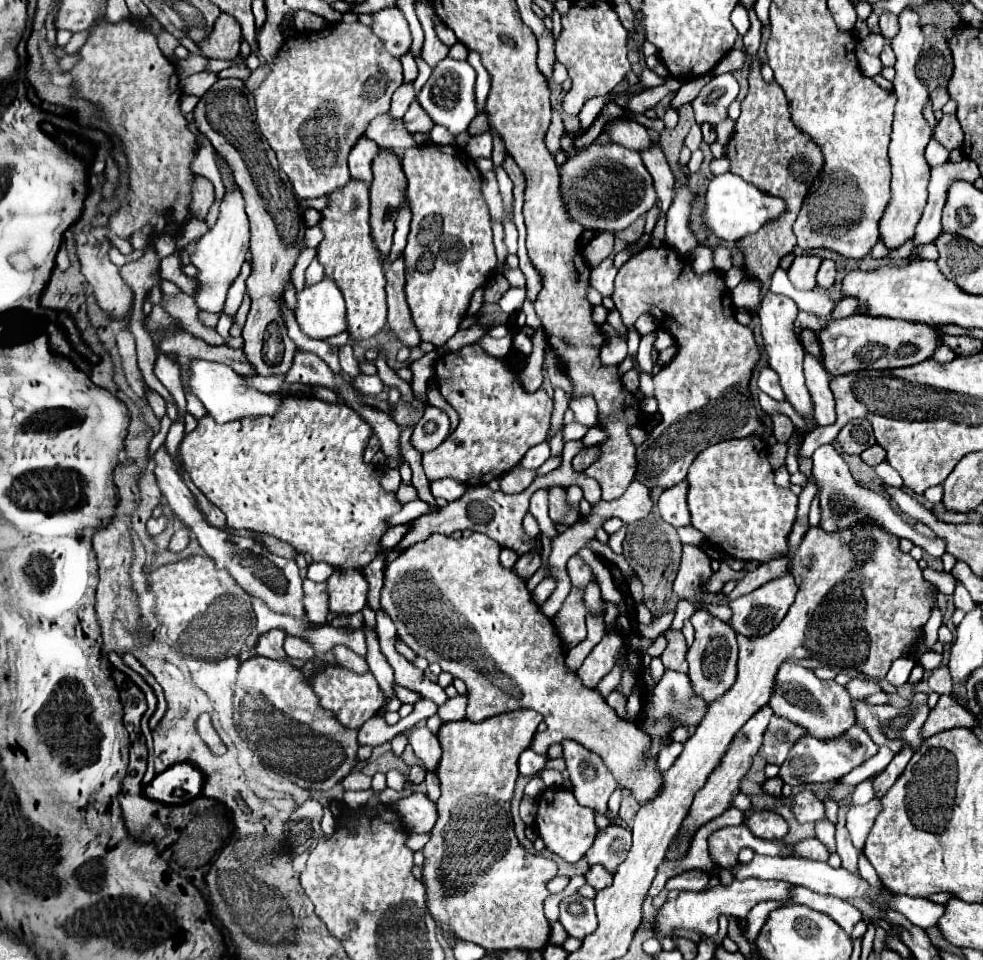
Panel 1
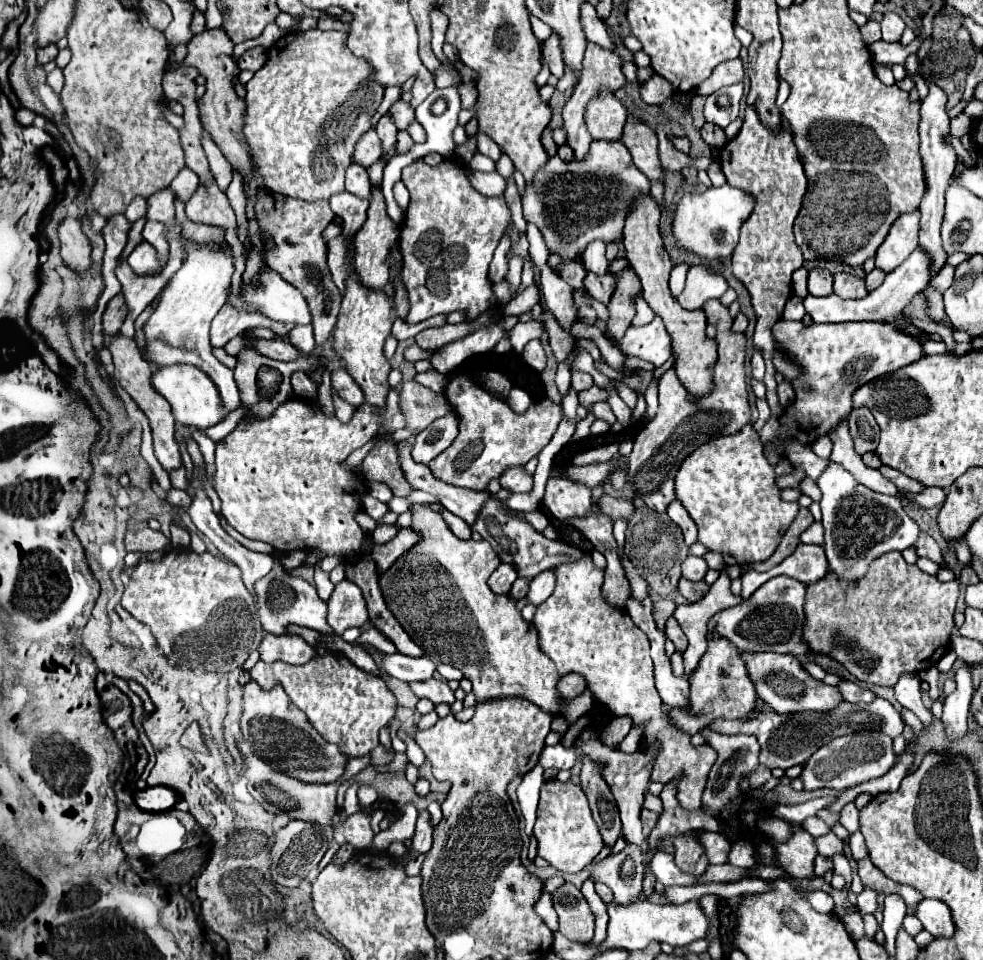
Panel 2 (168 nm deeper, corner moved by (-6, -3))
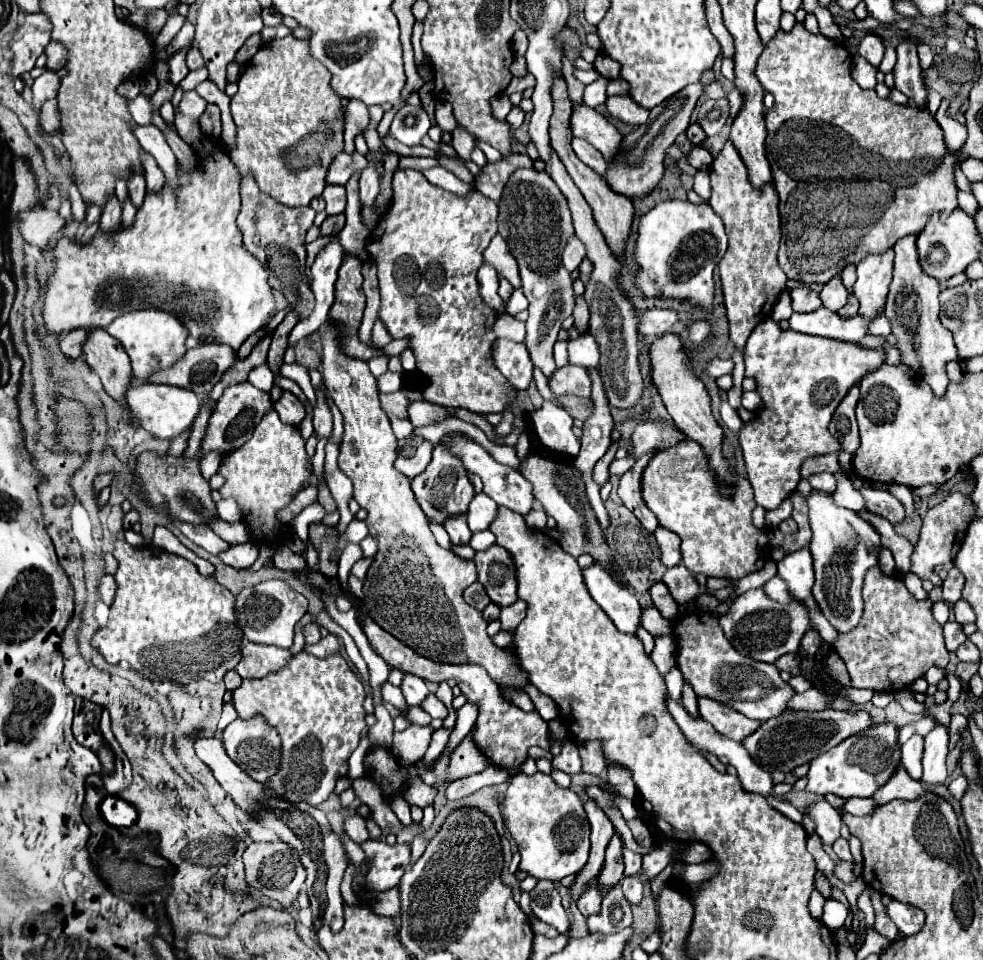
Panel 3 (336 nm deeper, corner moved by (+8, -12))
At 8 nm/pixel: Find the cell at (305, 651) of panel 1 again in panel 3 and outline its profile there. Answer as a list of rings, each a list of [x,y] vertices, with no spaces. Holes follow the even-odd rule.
[[[247,643],[241,649],[241,655],[243,657],[237,665],[237,673],[249,679],[277,673],[293,657],[289,649],[281,649],[273,645],[259,645],[259,643]]]

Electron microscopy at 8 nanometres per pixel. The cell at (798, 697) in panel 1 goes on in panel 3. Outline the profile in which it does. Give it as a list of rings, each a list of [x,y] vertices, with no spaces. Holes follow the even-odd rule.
[[[693,609],[679,613],[675,625],[677,635],[677,665],[689,685],[693,685],[697,695],[711,697],[721,701],[749,719],[765,721],[787,711],[789,699],[795,695],[795,689],[785,683],[779,675],[779,669],[769,663],[753,661],[739,655],[731,643],[725,639],[723,631],[707,611]]]

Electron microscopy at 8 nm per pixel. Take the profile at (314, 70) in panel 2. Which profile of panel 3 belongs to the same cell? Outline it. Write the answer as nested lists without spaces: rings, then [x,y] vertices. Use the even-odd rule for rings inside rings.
[[[287,35],[261,45],[257,55],[245,65],[237,95],[231,97],[231,115],[237,127],[237,147],[229,151],[231,163],[237,167],[241,179],[253,175],[259,189],[279,203],[287,207],[309,205],[327,185],[325,175],[329,163],[343,151],[345,103],[331,89],[329,69],[313,59],[307,39]]]

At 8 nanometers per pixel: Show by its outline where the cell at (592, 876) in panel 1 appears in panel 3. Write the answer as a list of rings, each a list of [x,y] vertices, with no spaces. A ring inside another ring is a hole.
[[[597,887],[587,889],[585,895],[581,895],[581,899],[577,901],[577,907],[579,907],[579,911],[581,911],[585,917],[597,913],[597,911],[599,911],[599,905],[601,905],[601,891],[599,891]]]

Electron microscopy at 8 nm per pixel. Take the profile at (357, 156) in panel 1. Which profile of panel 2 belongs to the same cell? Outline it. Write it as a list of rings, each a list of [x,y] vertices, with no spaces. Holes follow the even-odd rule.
[[[351,164],[347,168],[345,190],[351,192],[351,194],[355,194],[355,196],[359,196],[359,198],[369,200],[369,196],[371,196],[371,184],[369,184],[369,178],[367,178],[367,170],[363,166]]]

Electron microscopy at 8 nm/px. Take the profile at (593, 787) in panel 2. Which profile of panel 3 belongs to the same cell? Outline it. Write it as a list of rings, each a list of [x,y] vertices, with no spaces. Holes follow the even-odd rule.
[[[587,799],[583,803],[589,825],[591,825],[591,853],[589,853],[589,861],[587,865],[579,871],[575,883],[571,885],[571,897],[579,899],[581,893],[585,891],[587,881],[591,881],[603,867],[603,859],[605,859],[605,847],[613,835],[613,823],[609,821],[609,817],[605,815],[605,811],[601,811],[601,807],[597,807],[595,799]]]

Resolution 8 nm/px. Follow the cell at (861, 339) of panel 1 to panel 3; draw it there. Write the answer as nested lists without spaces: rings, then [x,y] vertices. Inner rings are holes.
[[[765,319],[753,329],[745,347],[745,375],[755,377],[757,393],[763,399],[763,409],[757,411],[755,421],[745,423],[739,433],[739,443],[743,449],[747,479],[753,485],[757,505],[765,509],[777,509],[783,499],[795,491],[801,479],[799,467],[805,457],[839,451],[837,439],[829,433],[833,411],[845,397],[845,391],[853,387],[853,383],[859,383],[867,373],[877,371],[883,363],[885,353],[881,349],[867,349],[859,343],[841,343],[837,339],[823,339],[817,335],[799,335],[791,329],[783,331],[773,319]]]

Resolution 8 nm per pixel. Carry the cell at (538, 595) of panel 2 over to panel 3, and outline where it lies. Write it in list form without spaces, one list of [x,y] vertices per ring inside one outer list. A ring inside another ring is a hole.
[[[517,599],[513,605],[503,607],[501,609],[501,629],[505,631],[513,631],[523,619],[525,619],[525,611],[527,611],[527,603],[523,599]]]

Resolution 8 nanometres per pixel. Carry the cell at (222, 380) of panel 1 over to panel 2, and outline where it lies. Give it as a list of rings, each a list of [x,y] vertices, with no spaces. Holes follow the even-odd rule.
[[[163,366],[153,372],[151,386],[171,404],[177,426],[205,430],[223,420],[223,414],[219,414],[219,396],[215,384],[211,382],[211,378],[207,378],[207,374],[195,370],[193,366]]]

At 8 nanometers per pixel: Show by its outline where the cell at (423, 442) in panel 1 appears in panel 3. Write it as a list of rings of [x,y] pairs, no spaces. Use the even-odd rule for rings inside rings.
[[[409,435],[405,439],[399,439],[399,447],[397,447],[399,453],[397,453],[395,469],[409,479],[417,477],[429,465],[433,447],[435,447],[433,443],[429,443],[427,439],[419,435]]]

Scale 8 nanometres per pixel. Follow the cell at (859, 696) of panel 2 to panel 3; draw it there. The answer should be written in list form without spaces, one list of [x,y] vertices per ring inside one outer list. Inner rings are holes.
[[[811,687],[809,691],[805,693],[799,693],[795,695],[791,701],[789,701],[789,711],[823,711],[823,709],[829,709],[829,697],[825,695],[825,691],[817,689],[817,687]]]

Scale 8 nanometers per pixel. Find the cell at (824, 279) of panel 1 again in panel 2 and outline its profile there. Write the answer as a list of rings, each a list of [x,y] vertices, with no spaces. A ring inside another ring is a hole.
[[[837,272],[835,274],[835,284],[833,284],[833,290],[837,296],[841,298],[863,298],[867,296],[867,290],[865,290],[865,280],[863,278],[857,278],[853,274],[847,274],[847,272]]]

